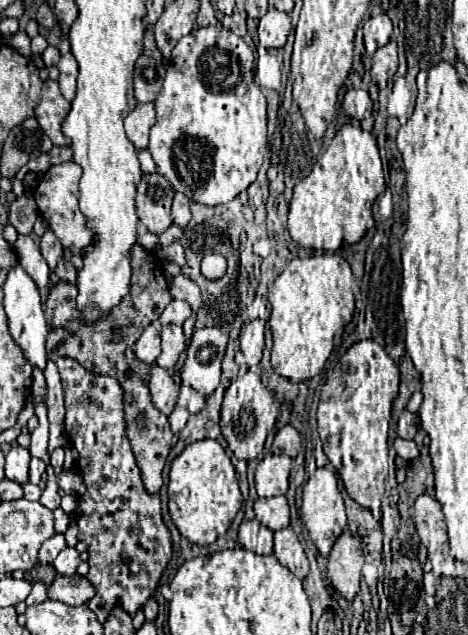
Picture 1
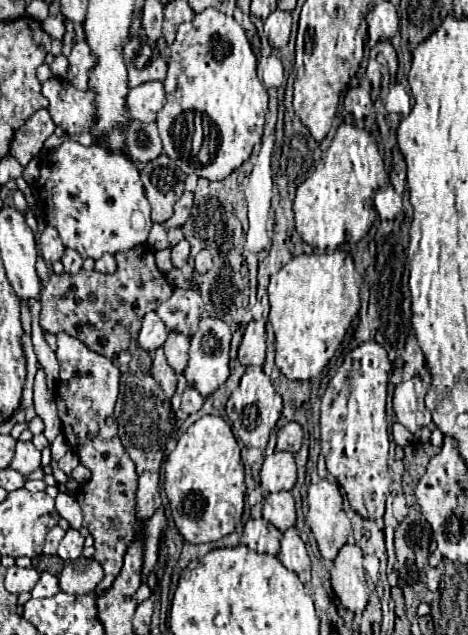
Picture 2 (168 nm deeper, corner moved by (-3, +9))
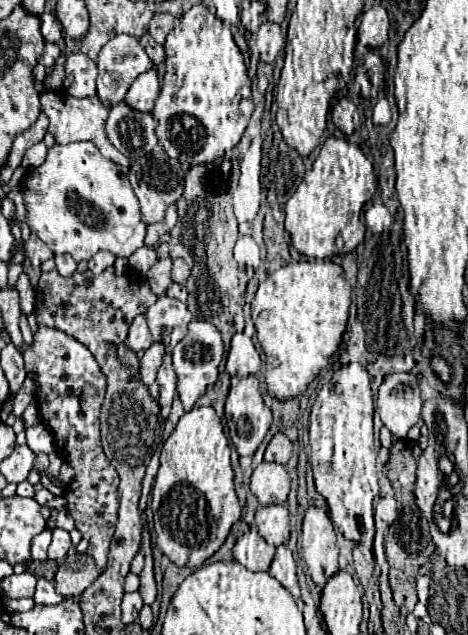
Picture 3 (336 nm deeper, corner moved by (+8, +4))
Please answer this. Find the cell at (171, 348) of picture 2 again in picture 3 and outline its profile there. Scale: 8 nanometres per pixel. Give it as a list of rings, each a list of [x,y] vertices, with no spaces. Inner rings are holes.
[[[166,353],[164,357],[164,363],[162,367],[158,369],[158,385],[160,385],[160,397],[158,397],[158,403],[162,407],[162,413],[170,411],[170,405],[172,405],[172,399],[176,395],[176,373],[174,373],[174,367],[172,367],[172,357],[170,353]]]

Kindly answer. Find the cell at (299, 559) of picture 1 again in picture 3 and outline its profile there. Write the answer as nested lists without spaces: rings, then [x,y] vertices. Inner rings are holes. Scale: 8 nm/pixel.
[[[280,545],[276,549],[276,557],[274,557],[268,573],[274,579],[278,579],[282,583],[282,587],[294,599],[300,597],[300,587],[298,587],[298,577],[296,577],[296,563],[294,563],[294,557],[292,557],[292,551],[290,549],[286,549],[284,545]]]

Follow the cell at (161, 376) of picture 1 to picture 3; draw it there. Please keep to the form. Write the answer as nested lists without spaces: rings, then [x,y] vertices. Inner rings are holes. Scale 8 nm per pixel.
[[[154,343],[146,349],[144,357],[140,359],[140,377],[142,383],[150,389],[152,399],[158,399],[158,383],[156,383],[156,371],[162,365],[162,357],[166,353],[166,347],[160,343]]]

